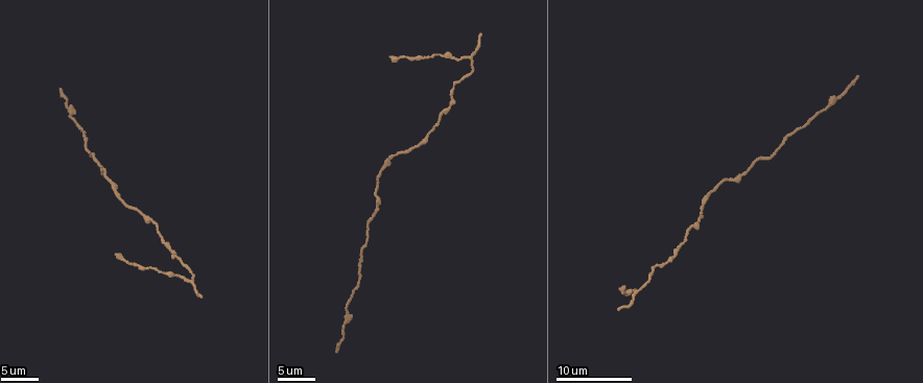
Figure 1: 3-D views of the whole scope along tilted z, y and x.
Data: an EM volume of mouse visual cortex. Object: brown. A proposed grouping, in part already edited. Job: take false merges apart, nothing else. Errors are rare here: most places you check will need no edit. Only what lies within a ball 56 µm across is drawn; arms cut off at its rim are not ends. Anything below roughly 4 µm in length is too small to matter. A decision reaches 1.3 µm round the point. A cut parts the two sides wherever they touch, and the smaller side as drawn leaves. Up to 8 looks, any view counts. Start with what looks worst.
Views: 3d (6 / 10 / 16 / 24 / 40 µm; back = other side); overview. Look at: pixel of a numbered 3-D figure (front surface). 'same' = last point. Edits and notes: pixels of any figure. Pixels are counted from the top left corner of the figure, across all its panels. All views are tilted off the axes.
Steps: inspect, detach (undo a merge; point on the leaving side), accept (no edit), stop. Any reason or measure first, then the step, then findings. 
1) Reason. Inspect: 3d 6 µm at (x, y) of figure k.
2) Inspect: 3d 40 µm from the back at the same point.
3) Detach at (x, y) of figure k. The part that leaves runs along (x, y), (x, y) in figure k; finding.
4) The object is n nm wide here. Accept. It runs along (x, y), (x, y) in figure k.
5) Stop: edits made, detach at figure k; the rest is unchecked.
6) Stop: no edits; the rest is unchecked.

Inspect: 3d 6 µm at (644, 287) of figure 1.

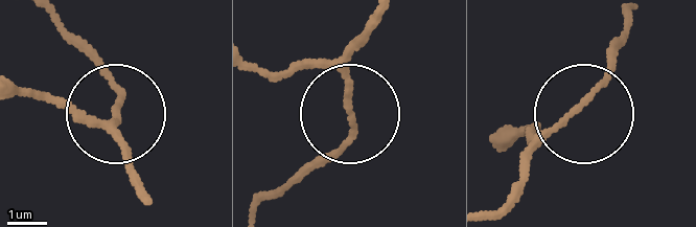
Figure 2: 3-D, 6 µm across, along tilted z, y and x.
The object is 100 nm wide here. Accept. It runs along (261, 206), (348, 130), (335, 74), (316, 63), (287, 74) in figure 2; one neuron here.

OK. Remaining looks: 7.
Thick turns thin. Inspect: 3d 10 µm at (174, 255) of figure 1.

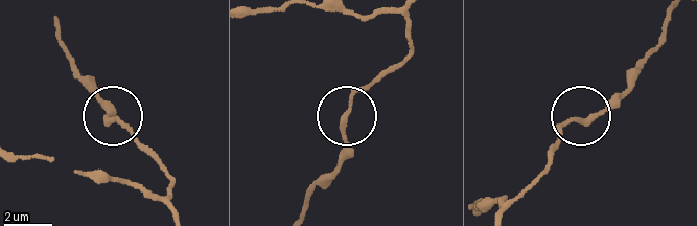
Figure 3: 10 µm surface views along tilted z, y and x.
Accept. It runs along (670, 16), (631, 83), (552, 142) in figure 3; continuous, no second neuron.

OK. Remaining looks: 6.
Inspect: 3d 16 µm at (124, 201) of figure 1.

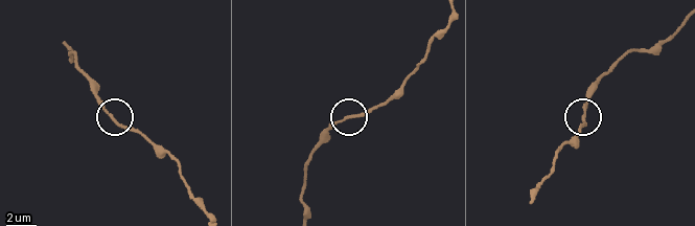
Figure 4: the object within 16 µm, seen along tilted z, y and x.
The object is 170 nm wide here. Accept. Continuous, no second neuron.

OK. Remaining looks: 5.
Calibre changes. Inspect: 3d 10 µm at (427, 134) of figure 1.

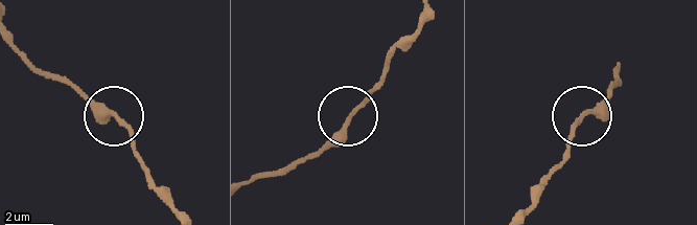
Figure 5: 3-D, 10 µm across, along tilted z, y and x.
Accept. It runs along (253, 181), (289, 171), (318, 151), (382, 75) in figure 5; one neuron here.

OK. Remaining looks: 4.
Stop: no edits; the rest is unchecked.

